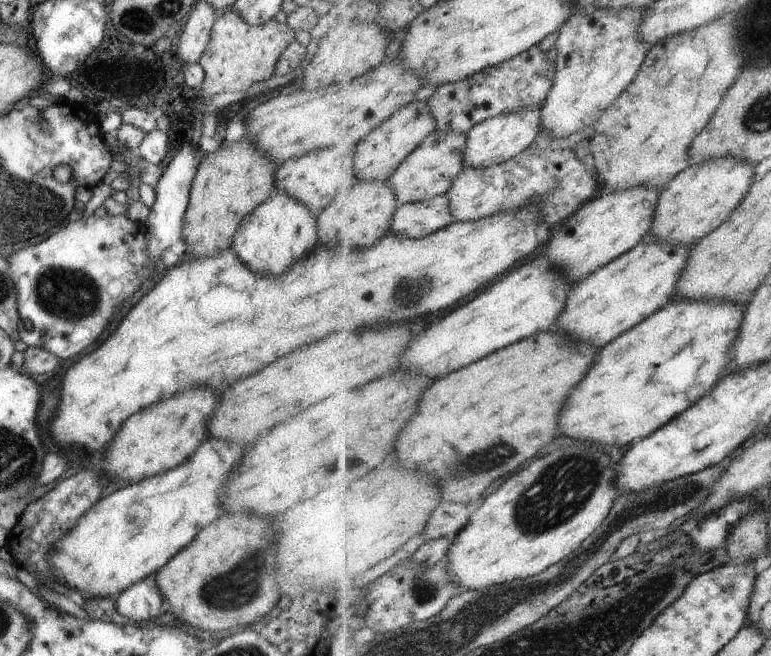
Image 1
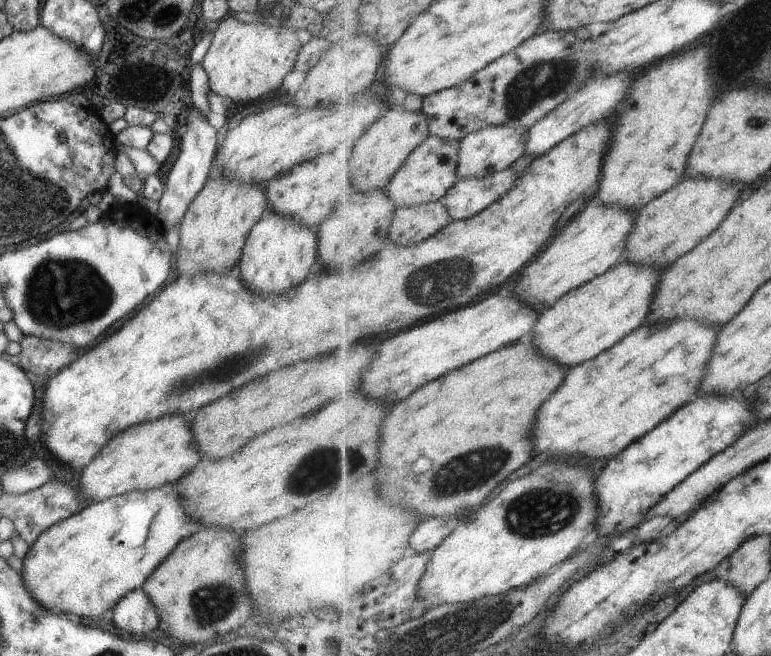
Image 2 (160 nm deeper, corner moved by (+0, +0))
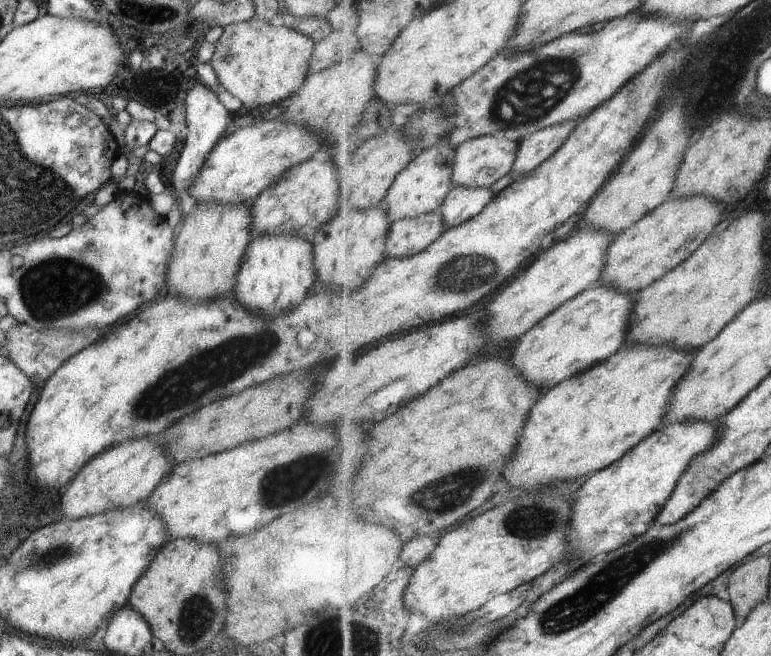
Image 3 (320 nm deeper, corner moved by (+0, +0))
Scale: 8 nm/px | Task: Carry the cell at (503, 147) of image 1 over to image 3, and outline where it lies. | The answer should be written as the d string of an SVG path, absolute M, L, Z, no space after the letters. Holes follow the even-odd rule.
M484 136L463 143L456 148L456 159L452 168L455 187L489 189L503 176L511 174L517 160L520 143L514 140Z

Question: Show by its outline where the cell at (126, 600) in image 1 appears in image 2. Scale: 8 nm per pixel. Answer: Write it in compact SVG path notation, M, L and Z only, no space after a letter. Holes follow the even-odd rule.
M141 588L129 591L111 608L111 620L129 635L144 635L161 627L157 611Z

